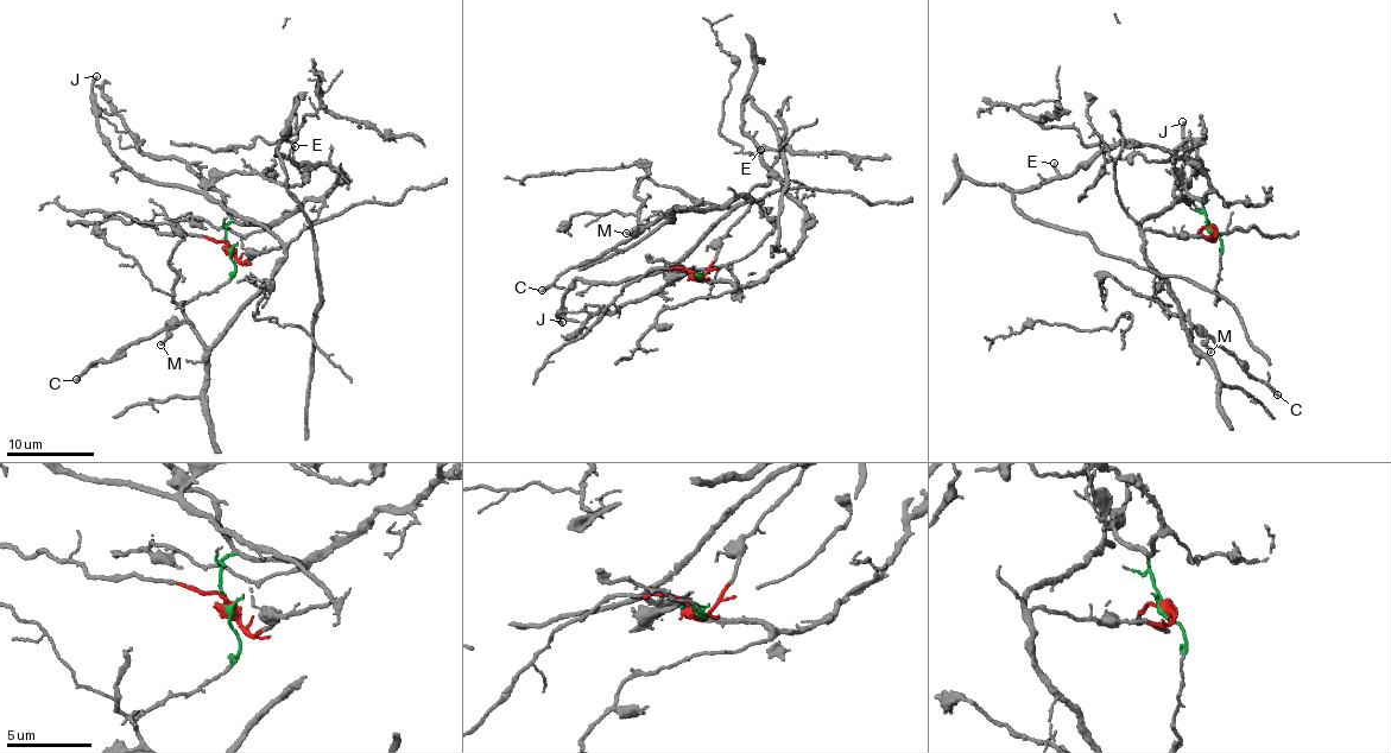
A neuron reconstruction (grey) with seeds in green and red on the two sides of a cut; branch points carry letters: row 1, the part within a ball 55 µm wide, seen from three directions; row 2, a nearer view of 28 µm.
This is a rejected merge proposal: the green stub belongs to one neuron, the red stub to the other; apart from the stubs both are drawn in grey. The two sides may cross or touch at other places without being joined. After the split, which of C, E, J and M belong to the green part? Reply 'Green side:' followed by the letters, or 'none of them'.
Green side: E

